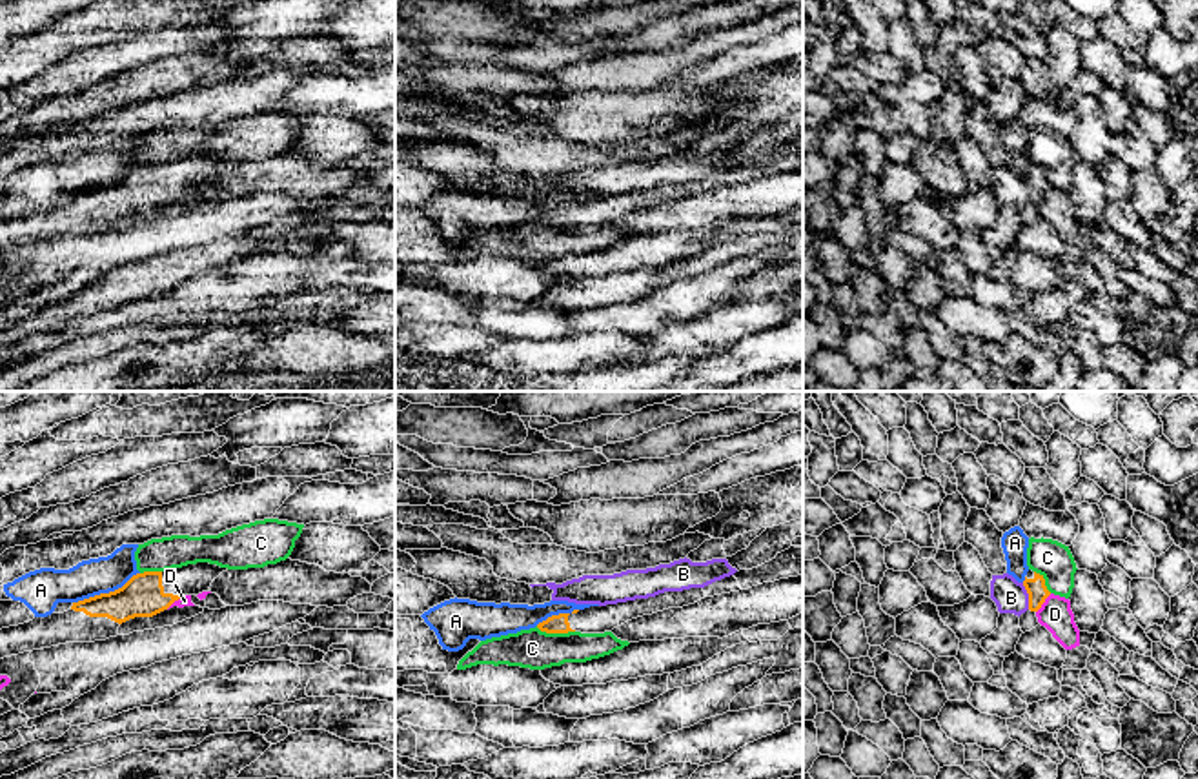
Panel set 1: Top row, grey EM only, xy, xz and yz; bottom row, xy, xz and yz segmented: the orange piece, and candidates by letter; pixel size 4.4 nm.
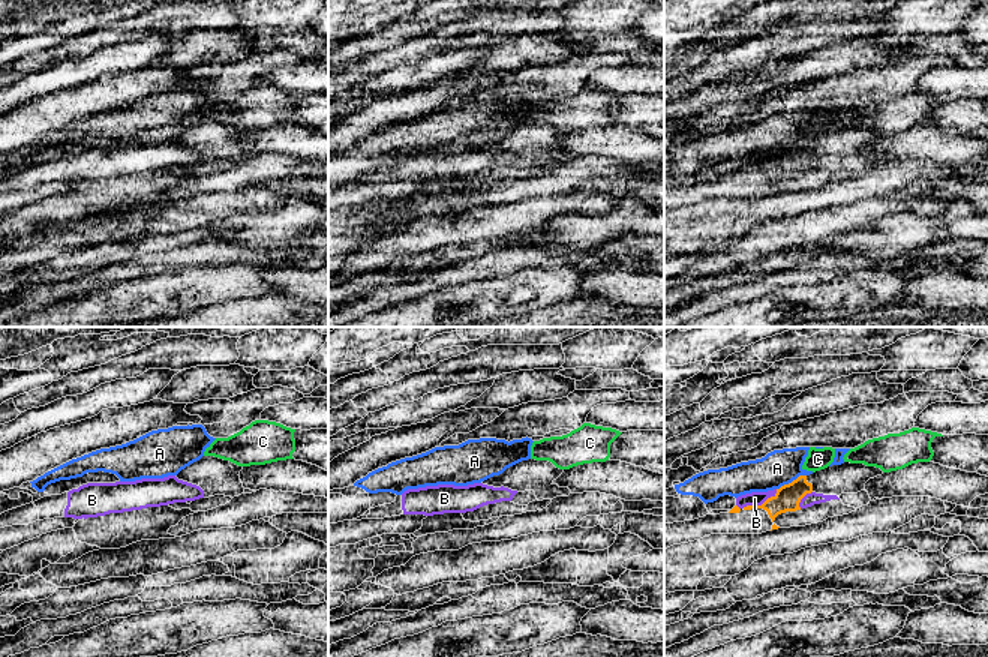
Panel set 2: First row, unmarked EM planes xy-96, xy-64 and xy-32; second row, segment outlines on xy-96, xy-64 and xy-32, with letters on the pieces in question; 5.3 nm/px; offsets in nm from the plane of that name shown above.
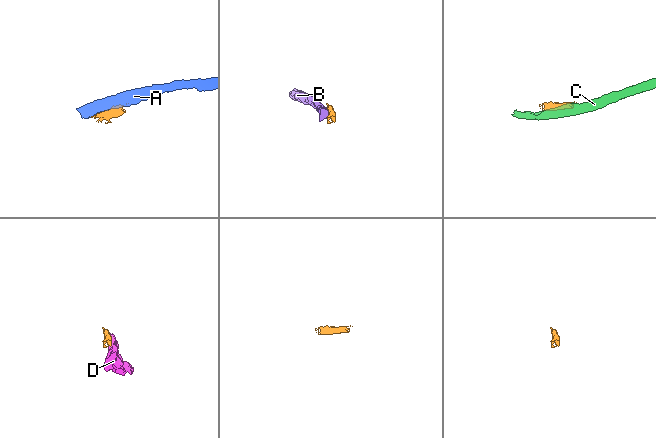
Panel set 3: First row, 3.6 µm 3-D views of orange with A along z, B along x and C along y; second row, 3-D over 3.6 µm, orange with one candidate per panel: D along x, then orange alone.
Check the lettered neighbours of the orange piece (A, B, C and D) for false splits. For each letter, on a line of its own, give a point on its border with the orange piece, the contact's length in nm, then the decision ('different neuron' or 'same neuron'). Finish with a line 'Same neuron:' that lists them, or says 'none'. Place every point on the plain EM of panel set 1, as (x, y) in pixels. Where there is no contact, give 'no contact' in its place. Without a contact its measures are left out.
A: meets orange in xy at (106, 186); contact 320 nm long; different neuron
B: meets orange in yz at (1029, 188); contact 120 nm long; different neuron
C: meets orange in xz at (556, 224); contact 180 nm long; different neuron
D: meets orange in yz at (1044, 193); contact 110 nm long; different neuron
Same neuron: none

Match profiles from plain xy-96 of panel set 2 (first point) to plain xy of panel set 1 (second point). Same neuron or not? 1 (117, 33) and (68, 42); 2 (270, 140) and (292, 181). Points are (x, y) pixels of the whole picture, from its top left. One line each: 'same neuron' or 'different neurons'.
1: different neurons
2: same neuron

